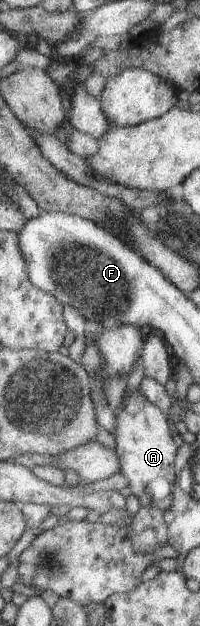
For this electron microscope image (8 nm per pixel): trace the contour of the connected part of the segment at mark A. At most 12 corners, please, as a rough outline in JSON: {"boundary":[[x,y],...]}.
{"boundary":[[138,387],[114,412],[133,495],[163,511],[179,494],[166,411]]}

